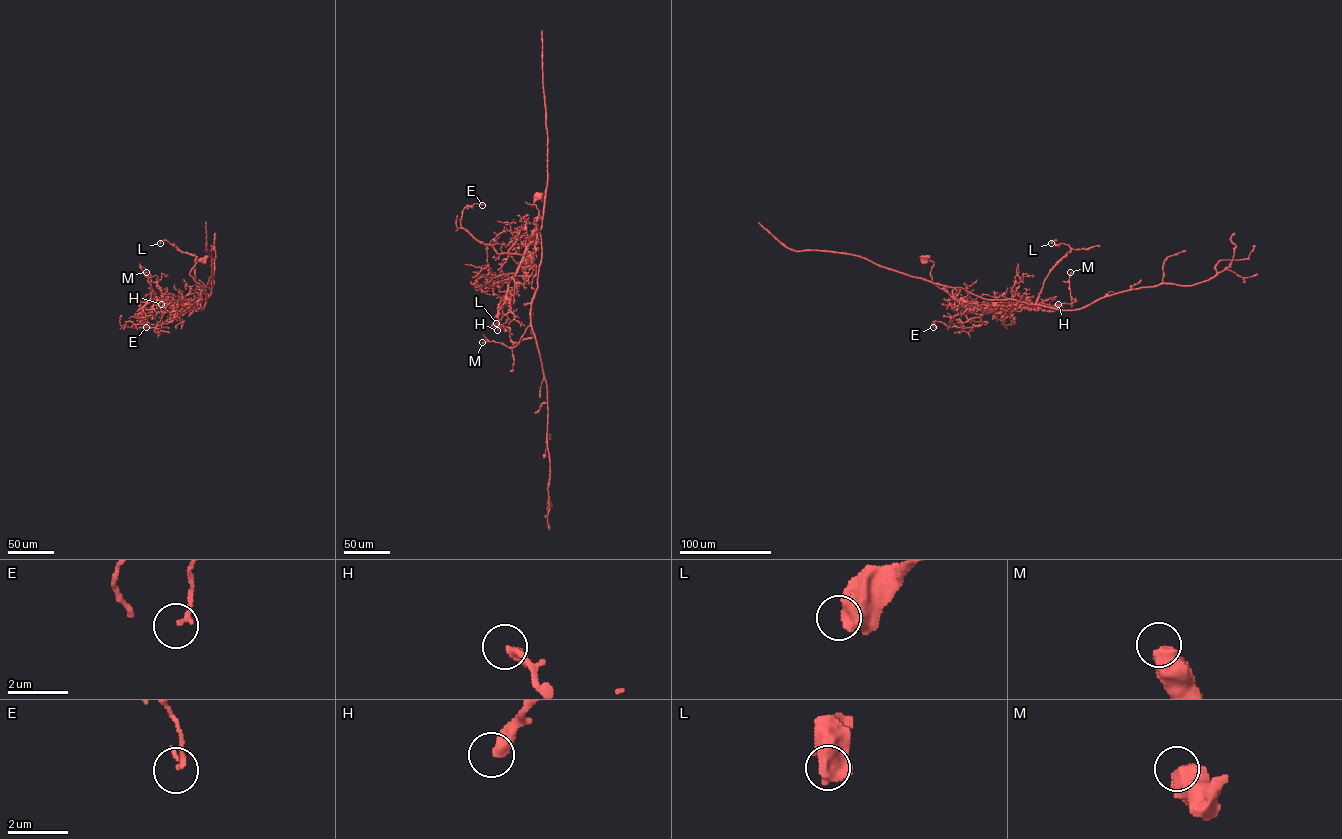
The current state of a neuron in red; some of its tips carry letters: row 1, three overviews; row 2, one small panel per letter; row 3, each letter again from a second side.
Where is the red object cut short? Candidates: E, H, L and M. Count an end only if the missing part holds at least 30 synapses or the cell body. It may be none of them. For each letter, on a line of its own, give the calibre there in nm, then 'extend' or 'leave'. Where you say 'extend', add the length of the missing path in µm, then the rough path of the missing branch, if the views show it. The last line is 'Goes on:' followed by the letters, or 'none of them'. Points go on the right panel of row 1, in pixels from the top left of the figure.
E: 130 nm | leave
H: 380 nm | leave
L: 650 nm | leave
M: 700 nm | leave
Goes on: none of them

